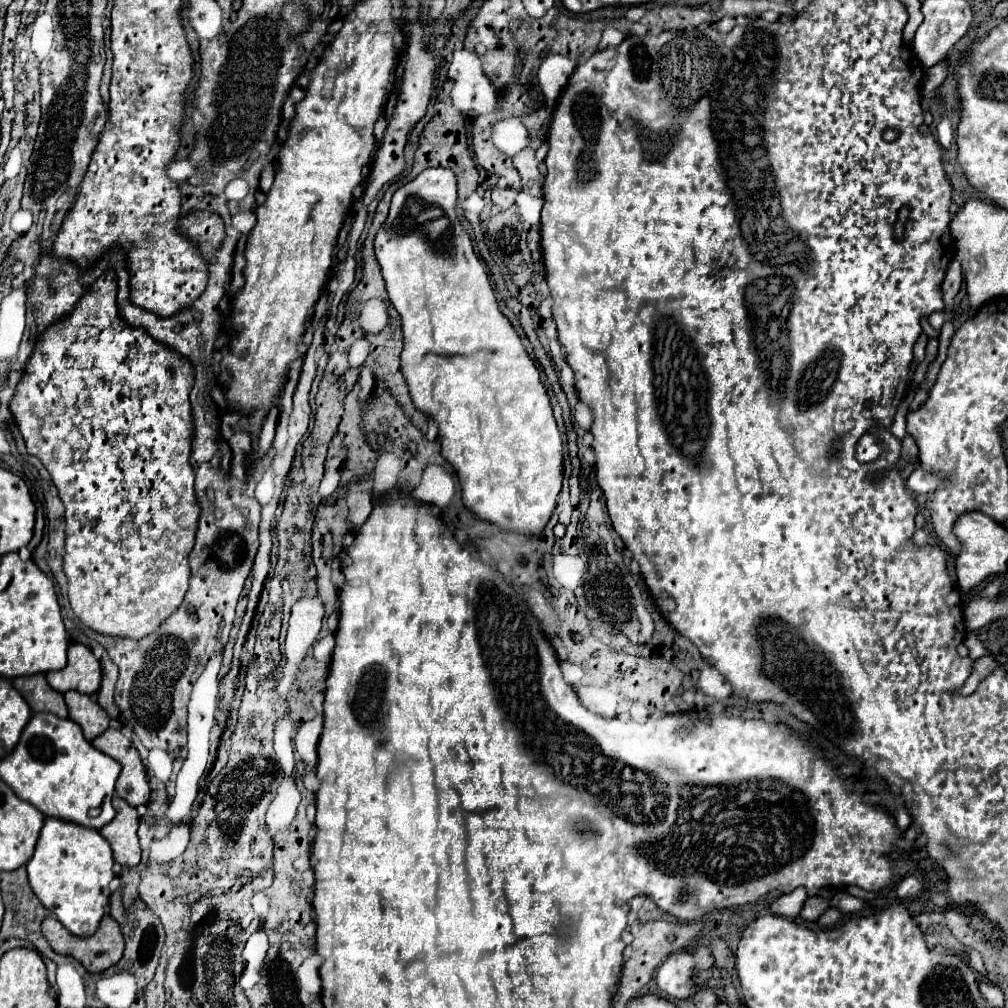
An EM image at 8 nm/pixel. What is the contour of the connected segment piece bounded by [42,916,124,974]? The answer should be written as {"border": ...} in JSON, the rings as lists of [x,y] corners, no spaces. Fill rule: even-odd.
{"border":[[[52,916],[42,922],[42,934],[44,934],[44,938],[48,940],[48,944],[50,944],[58,954],[76,958],[76,960],[78,960],[88,972],[92,972],[92,974],[104,972],[104,970],[108,970],[110,966],[118,964],[118,960],[120,960],[122,954],[124,954],[124,938],[122,938],[122,932],[120,932],[118,922],[116,922],[112,916],[104,916],[102,924],[100,924],[100,930],[98,930],[92,938],[80,938],[80,936],[70,934],[70,932],[64,930],[64,926],[62,926],[56,918],[52,918]]]}

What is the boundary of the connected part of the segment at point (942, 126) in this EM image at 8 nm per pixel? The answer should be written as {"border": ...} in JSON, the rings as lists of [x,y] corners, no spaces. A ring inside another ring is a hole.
{"border":[[[942,116],[942,122],[938,124],[938,142],[942,148],[950,148],[950,142],[954,138],[954,130],[952,130],[952,124],[946,116]]]}

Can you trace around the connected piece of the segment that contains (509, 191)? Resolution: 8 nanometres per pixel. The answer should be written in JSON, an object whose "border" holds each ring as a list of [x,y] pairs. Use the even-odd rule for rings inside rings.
{"border":[[[496,188],[492,192],[492,200],[496,206],[500,206],[502,210],[512,206],[514,204],[514,198],[516,198],[516,190],[514,188]]]}

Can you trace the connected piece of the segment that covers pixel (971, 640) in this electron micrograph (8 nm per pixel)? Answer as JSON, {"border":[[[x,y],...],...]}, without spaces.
{"border":[[[968,632],[968,636],[964,638],[964,644],[968,646],[968,650],[970,650],[970,658],[972,660],[978,660],[978,658],[982,658],[984,654],[986,654],[986,646],[976,638],[976,634],[974,632]]]}

